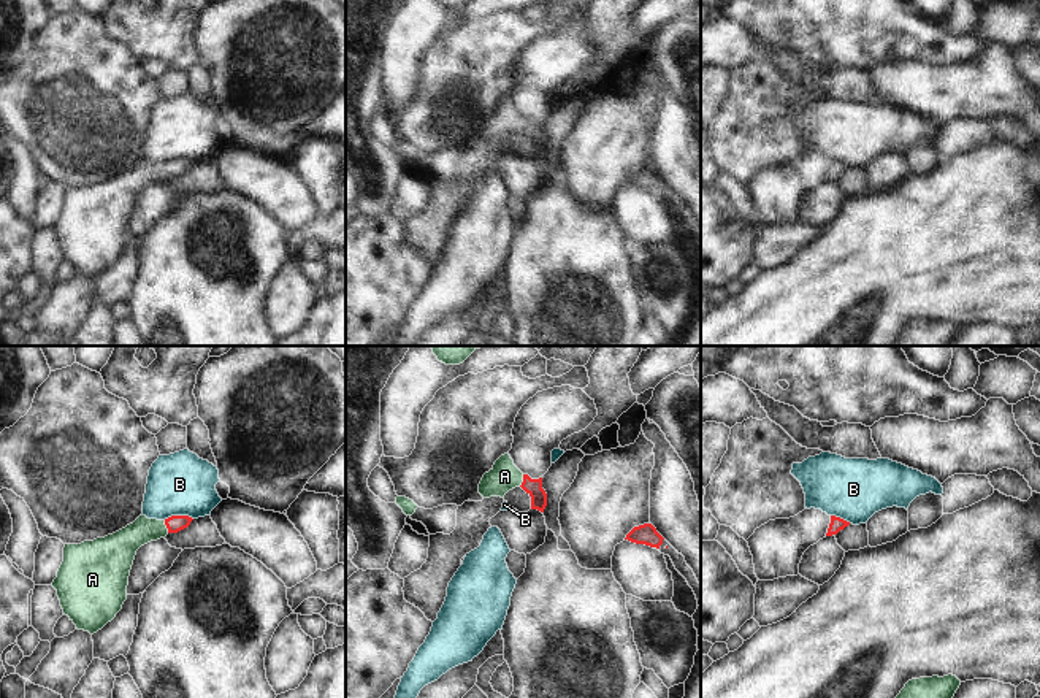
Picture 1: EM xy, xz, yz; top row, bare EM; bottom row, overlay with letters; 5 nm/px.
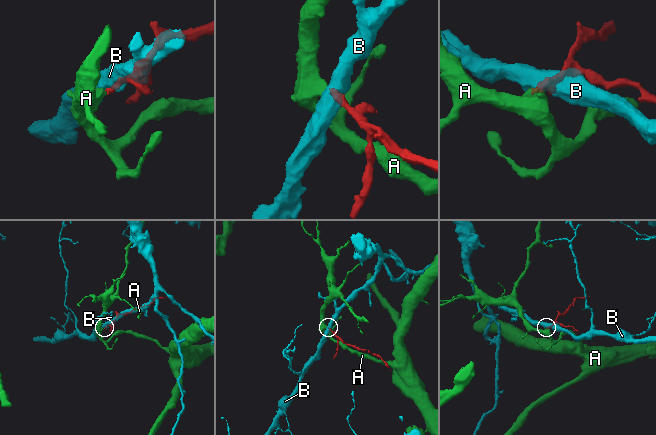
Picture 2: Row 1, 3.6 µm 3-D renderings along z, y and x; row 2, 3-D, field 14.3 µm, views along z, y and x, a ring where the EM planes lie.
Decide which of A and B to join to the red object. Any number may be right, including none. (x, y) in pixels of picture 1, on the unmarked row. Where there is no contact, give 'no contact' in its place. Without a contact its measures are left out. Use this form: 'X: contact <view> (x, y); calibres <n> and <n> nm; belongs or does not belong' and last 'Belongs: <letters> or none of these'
A: contact xy (167, 172); calibres 90 and 150 nm; belongs
B: contact xy (178, 161); calibres 90 and 320 nm; does not belong
Belongs: A

